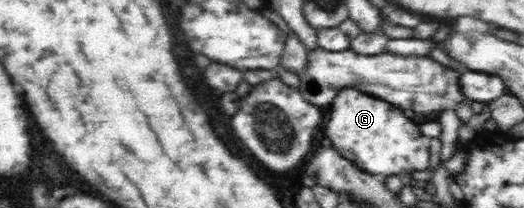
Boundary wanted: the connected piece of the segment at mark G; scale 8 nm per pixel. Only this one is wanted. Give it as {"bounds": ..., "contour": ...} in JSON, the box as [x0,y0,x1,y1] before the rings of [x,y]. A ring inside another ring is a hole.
{"bounds":[325,88,429,175],"contour":[[[344,88],[339,91],[336,99],[332,101],[331,113],[325,123],[325,133],[329,135],[329,141],[333,139],[334,148],[349,161],[352,161],[359,169],[373,175],[403,175],[403,173],[423,170],[429,167],[429,142],[422,135],[421,128],[413,119],[407,119],[403,110],[395,108],[392,104],[378,98],[366,95],[357,88]]]}

